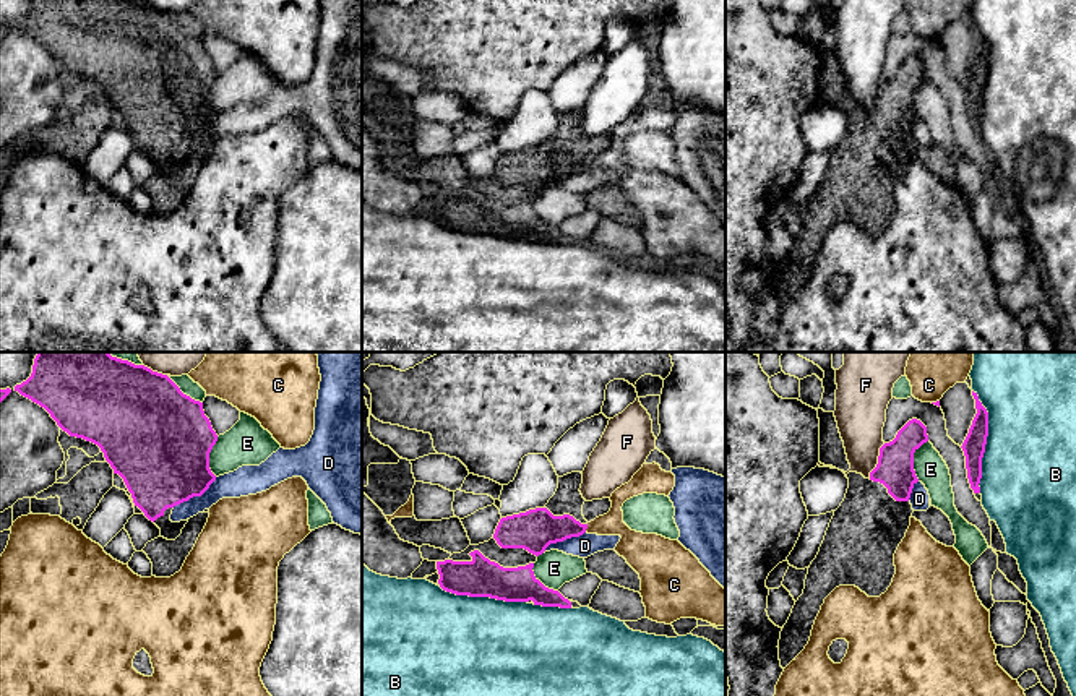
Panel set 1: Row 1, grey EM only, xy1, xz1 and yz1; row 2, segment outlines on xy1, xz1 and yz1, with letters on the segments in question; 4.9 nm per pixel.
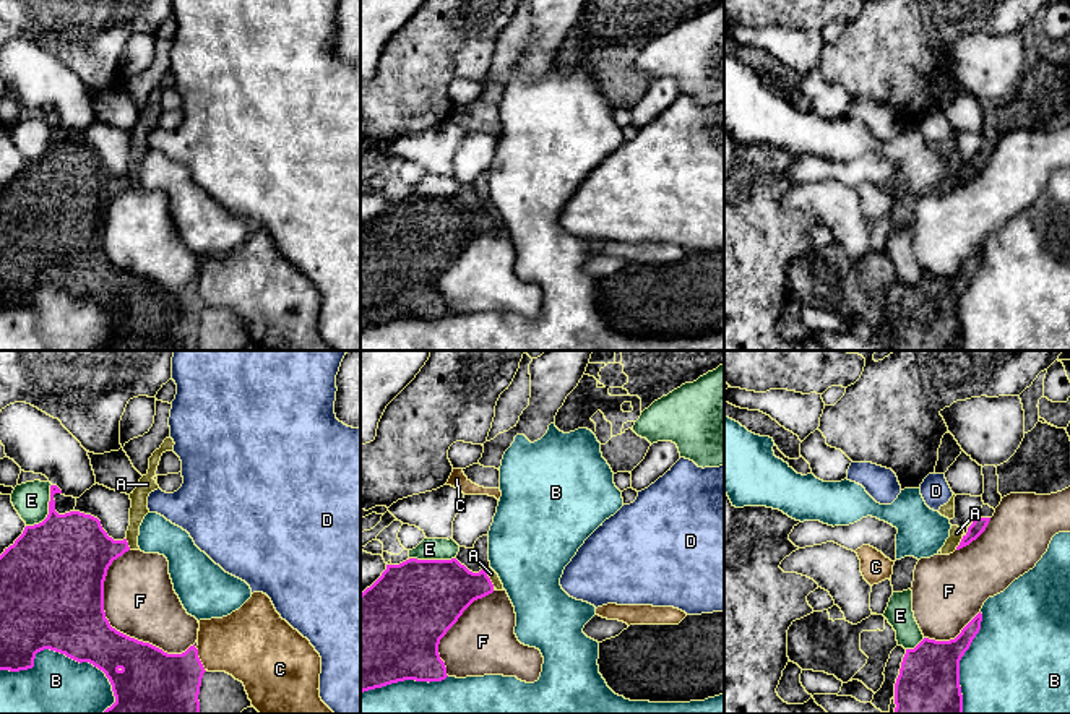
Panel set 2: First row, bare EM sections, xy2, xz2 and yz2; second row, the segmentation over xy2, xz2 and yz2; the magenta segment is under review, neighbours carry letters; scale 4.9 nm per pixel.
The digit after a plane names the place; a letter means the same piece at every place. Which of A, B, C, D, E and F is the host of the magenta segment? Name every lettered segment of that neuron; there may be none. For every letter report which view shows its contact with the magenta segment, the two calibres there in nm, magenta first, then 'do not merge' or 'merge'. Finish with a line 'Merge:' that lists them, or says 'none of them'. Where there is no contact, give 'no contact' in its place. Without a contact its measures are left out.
A: contact in xz2; calibres 300 and 50 nm; do not merge
B: contact in xy2; calibres 460 and 440 nm; do not merge
C: contact in xy2; calibres 380 and 340 nm; do not merge
D: contact in xy1; calibres 460 and 140 nm; do not merge
E: contact in xy2; calibres 420 and 180 nm; do not merge
F: contact in xy2; calibres 340 and 360 nm; do not merge
Merge: none of them

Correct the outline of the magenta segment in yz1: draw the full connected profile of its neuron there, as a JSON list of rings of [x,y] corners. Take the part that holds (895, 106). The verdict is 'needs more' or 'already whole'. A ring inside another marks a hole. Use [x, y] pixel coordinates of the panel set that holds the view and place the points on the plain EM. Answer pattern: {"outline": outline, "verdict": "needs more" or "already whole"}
{"outline": [[[912,55],[893,78],[880,84],[878,101],[868,115],[857,109],[847,110],[846,135],[834,148],[820,188],[808,204],[803,230],[781,268],[777,284],[782,305],[795,297],[808,281],[821,242],[836,224],[855,222],[868,234],[880,234],[891,222],[896,211],[894,190],[906,174],[914,149],[909,138],[912,125],[919,118],[914,107],[914,89],[927,78],[927,63]]], "verdict": "needs more"}

